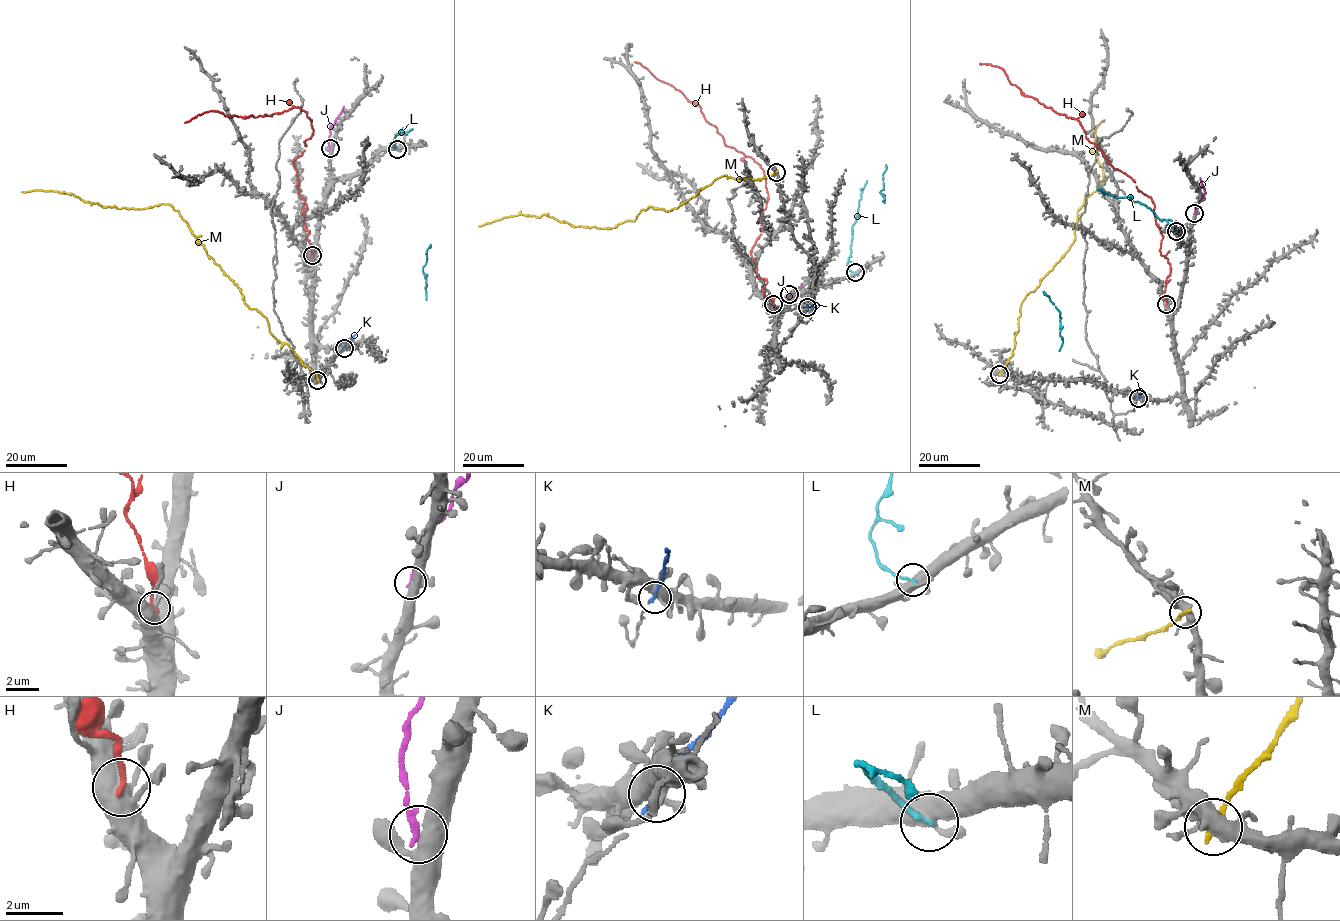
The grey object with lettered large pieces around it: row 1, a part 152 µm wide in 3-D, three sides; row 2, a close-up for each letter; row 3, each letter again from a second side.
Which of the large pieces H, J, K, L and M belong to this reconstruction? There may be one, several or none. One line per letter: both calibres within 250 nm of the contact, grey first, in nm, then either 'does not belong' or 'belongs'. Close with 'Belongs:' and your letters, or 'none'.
H: calibres 440 and 200 nm; does not belong
J: calibres 440 and 240 nm; does not belong
K: calibres 440 and 240 nm; belongs
L: calibres 440 and 170 nm; does not belong
M: calibres 440 and 200 nm; does not belong
Belongs: K

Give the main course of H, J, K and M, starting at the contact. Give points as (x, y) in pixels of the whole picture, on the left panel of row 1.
H: (312, 255), (293, 161), (312, 134), (307, 113), (293, 107), (244, 118), (210, 110), (184, 123)
J: (330, 148), (330, 128), (343, 106)
K: (344, 348), (355, 334)
M: (317, 380), (271, 334), (267, 320), (247, 305), (170, 204), (116, 208), (57, 191), (21, 191)

